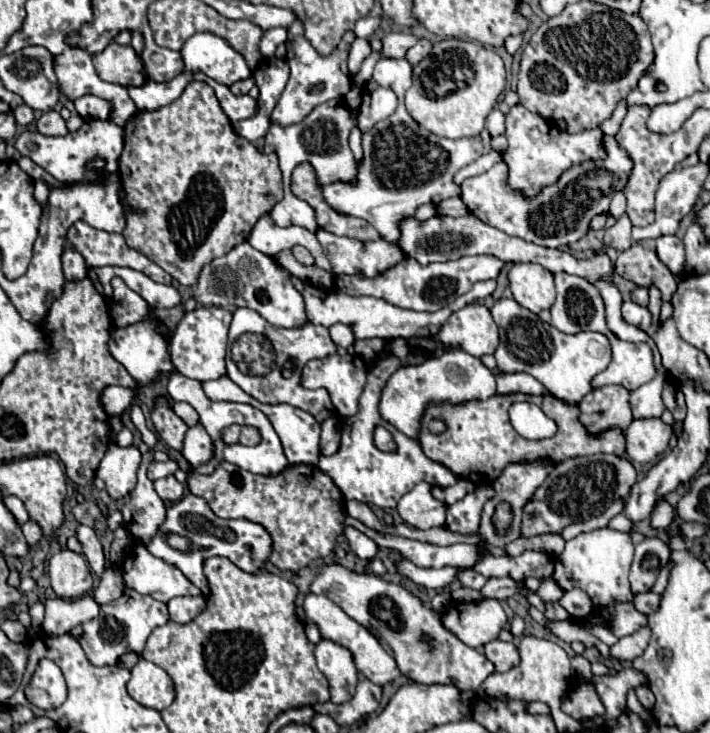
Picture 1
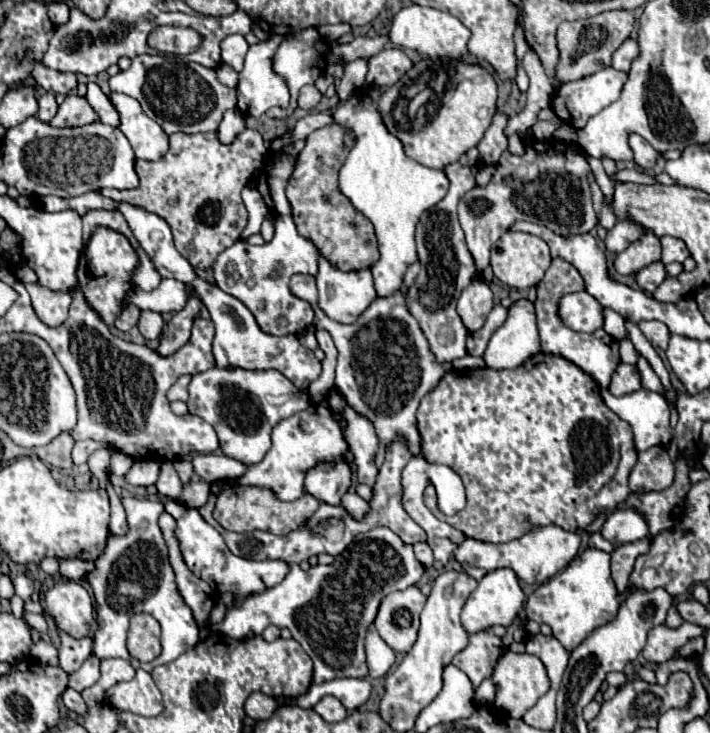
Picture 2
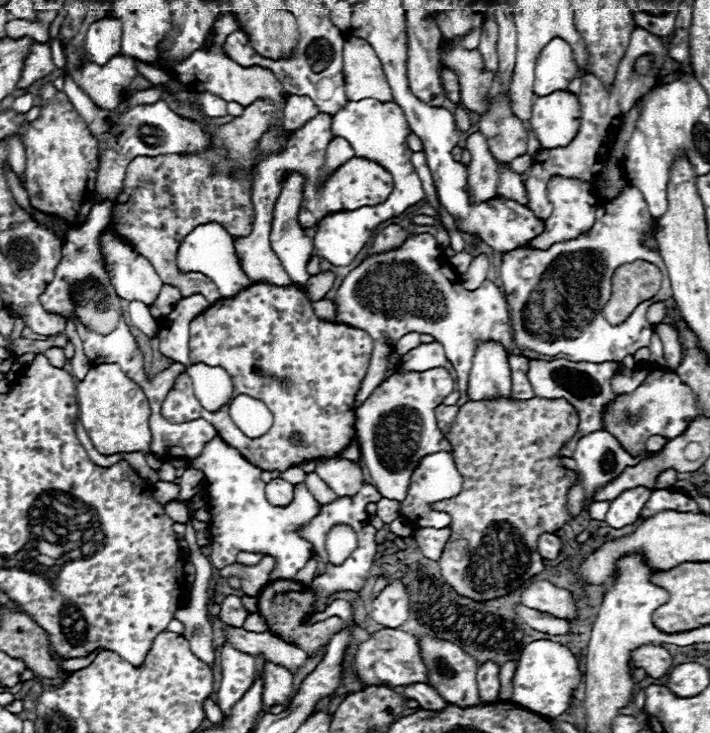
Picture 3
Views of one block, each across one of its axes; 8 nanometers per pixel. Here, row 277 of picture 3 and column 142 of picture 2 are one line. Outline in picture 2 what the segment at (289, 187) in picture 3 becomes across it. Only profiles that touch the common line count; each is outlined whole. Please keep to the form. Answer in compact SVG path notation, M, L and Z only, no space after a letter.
M162 280L160 286L150 292L138 290L138 286L134 286L126 296L126 302L136 304L142 310L152 310L158 314L178 312L186 306L186 300L188 300L186 284L180 280Z

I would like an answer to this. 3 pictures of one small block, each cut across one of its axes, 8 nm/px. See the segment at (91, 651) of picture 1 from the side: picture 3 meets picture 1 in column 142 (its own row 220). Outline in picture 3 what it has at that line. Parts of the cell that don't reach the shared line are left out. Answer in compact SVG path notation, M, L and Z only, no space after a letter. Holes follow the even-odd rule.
M630 186L618 198L598 208L590 236L554 244L546 252L516 248L504 254L500 280L510 306L510 324L518 350L528 348L550 358L562 356L570 362L622 362L624 356L648 346L654 326L646 320L646 310L650 304L672 296L672 284L662 256L640 244L640 232L648 228L648 204L642 192ZM634 260L646 260L658 266L664 276L662 286L656 296L638 304L624 324L610 326L602 316L602 308L610 300L612 276L618 266Z

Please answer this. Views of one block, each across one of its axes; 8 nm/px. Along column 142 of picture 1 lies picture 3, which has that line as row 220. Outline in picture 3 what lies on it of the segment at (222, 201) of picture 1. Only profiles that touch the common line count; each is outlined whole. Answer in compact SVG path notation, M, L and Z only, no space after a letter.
M258 100L258 104L250 104L250 108L246 108L244 114L240 118L234 118L232 122L228 122L224 126L212 126L212 128L206 126L204 130L210 130L210 134L212 134L212 146L200 154L196 154L196 152L194 154L168 154L168 156L154 156L154 158L138 156L128 164L122 190L114 198L112 228L138 254L148 258L150 264L154 266L154 270L158 272L158 276L162 278L162 282L176 286L180 290L182 298L188 298L192 294L202 294L202 296L206 296L206 300L210 304L214 304L222 298L216 284L208 276L204 276L200 272L180 272L178 270L178 266L176 266L178 248L180 248L182 240L196 226L206 224L206 222L218 222L234 238L242 238L252 232L254 208L252 208L252 180L248 178L248 174L254 170L256 162L262 156L260 138L266 132L268 124L272 120L272 114L274 114L274 106L264 100Z

